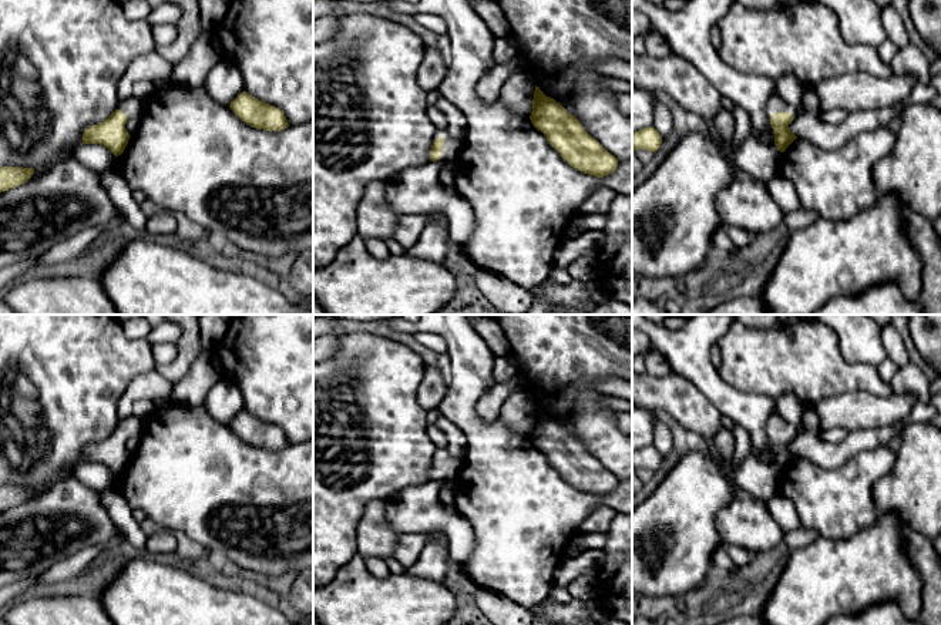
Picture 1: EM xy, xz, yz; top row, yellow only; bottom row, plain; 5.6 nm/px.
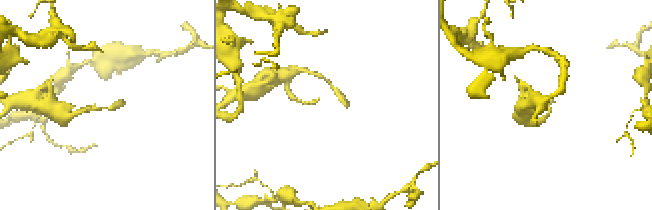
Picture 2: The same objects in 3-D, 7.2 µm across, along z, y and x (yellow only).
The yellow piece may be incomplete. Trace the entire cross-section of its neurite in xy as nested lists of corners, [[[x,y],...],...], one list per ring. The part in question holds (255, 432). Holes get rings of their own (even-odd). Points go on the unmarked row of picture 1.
[[[242,410],[229,423],[229,427],[238,437],[258,448],[282,450],[289,444],[283,430],[252,416],[246,410]]]

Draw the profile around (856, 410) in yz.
[[[850,392],[823,399],[814,406],[820,419],[819,430],[841,427],[847,431],[887,427],[910,416],[915,396],[878,397]]]

